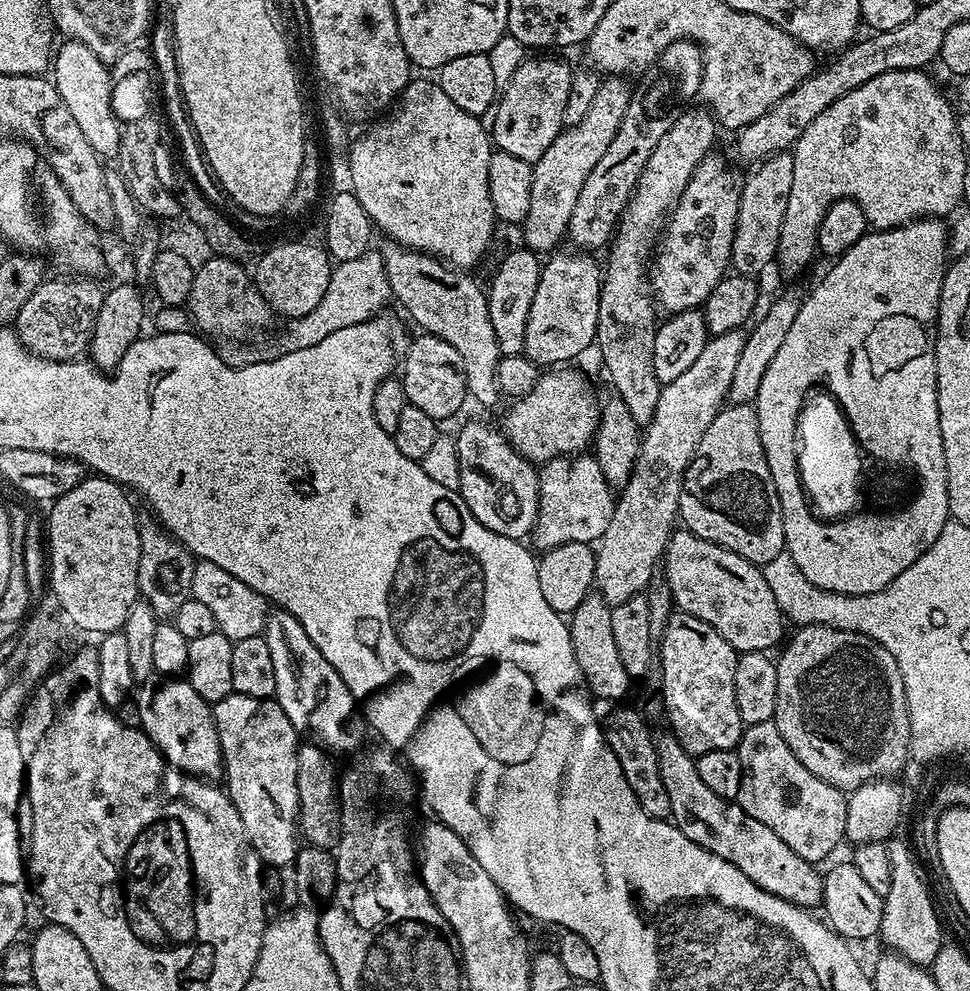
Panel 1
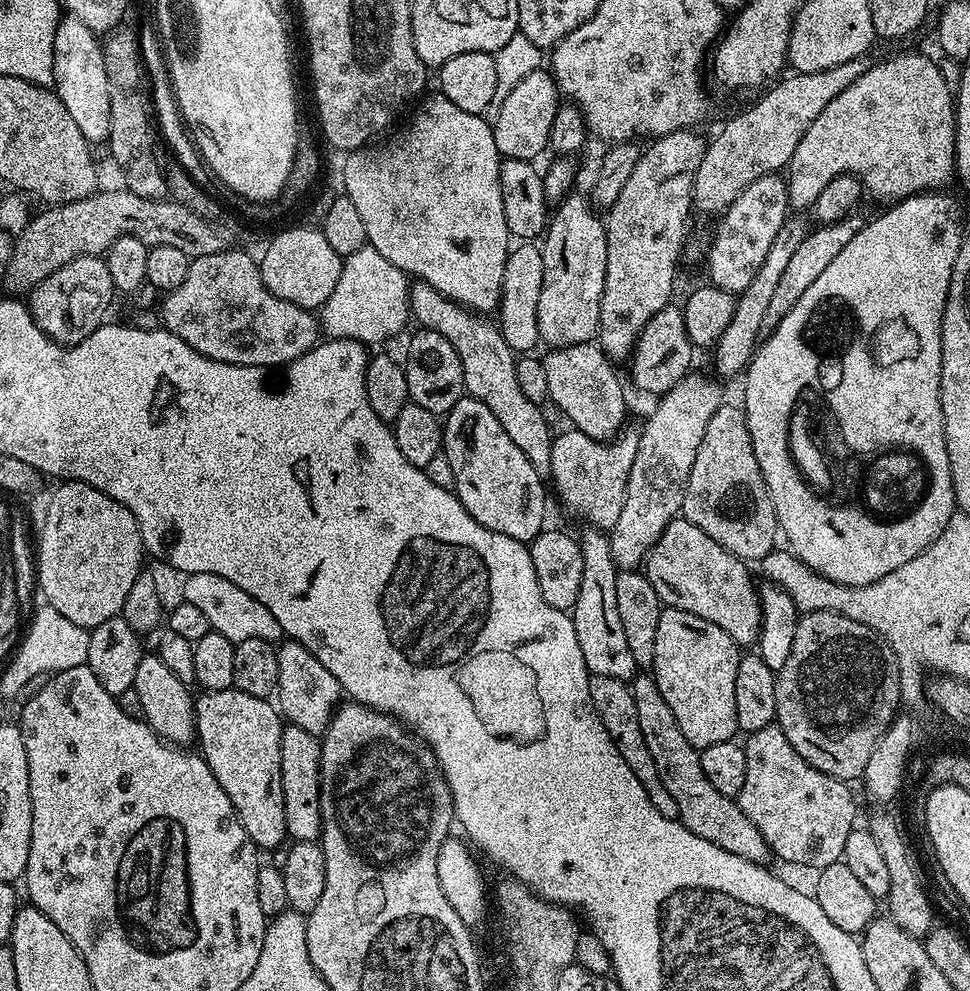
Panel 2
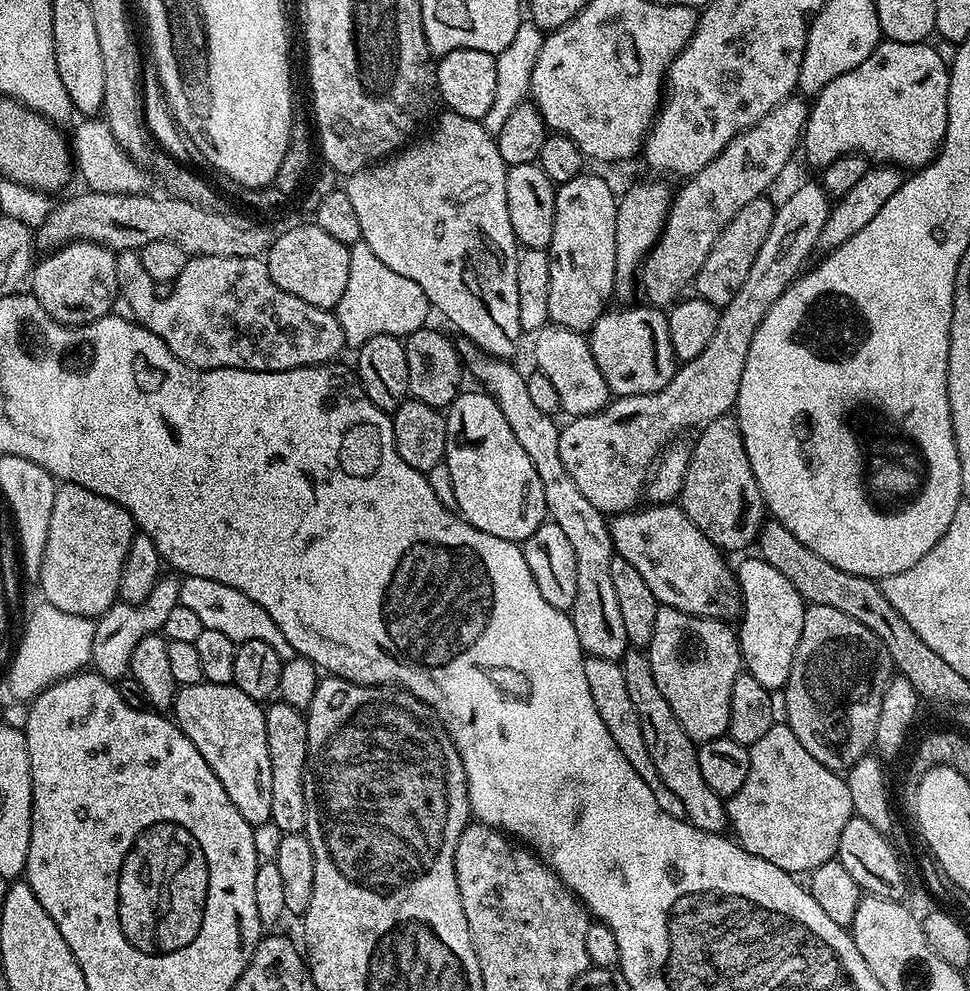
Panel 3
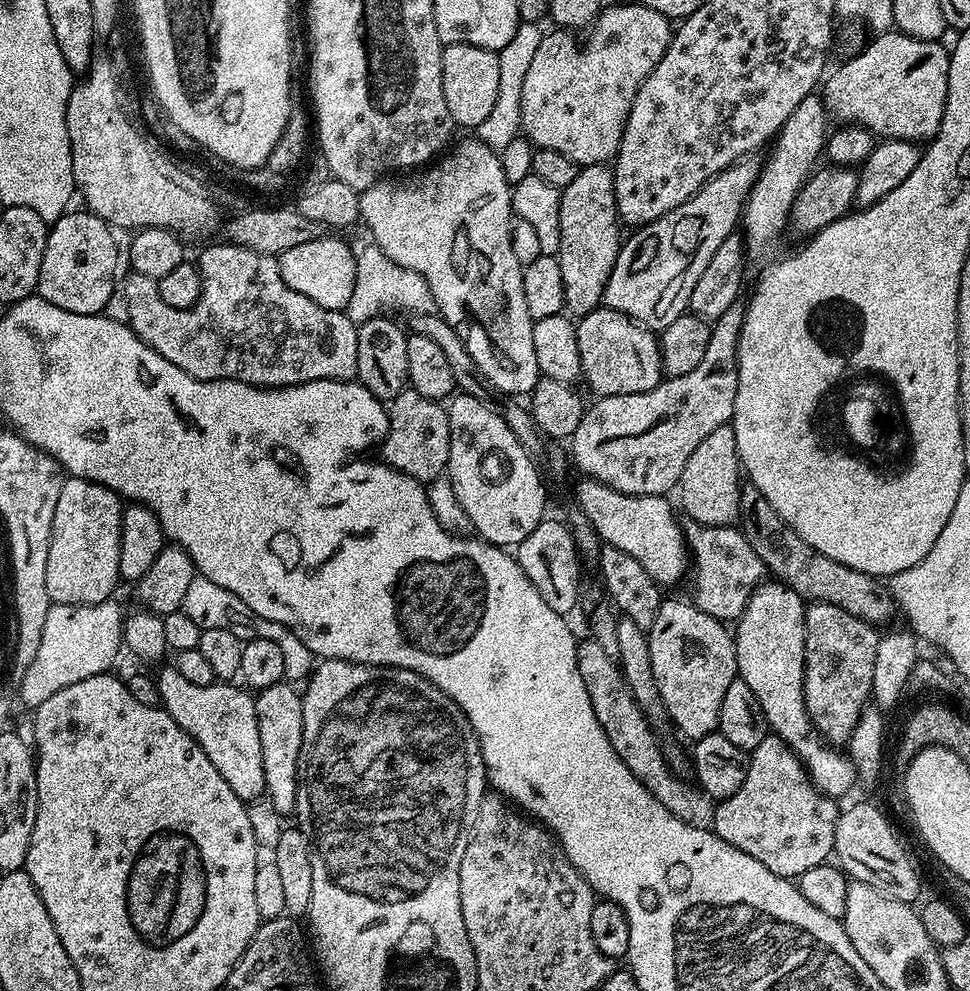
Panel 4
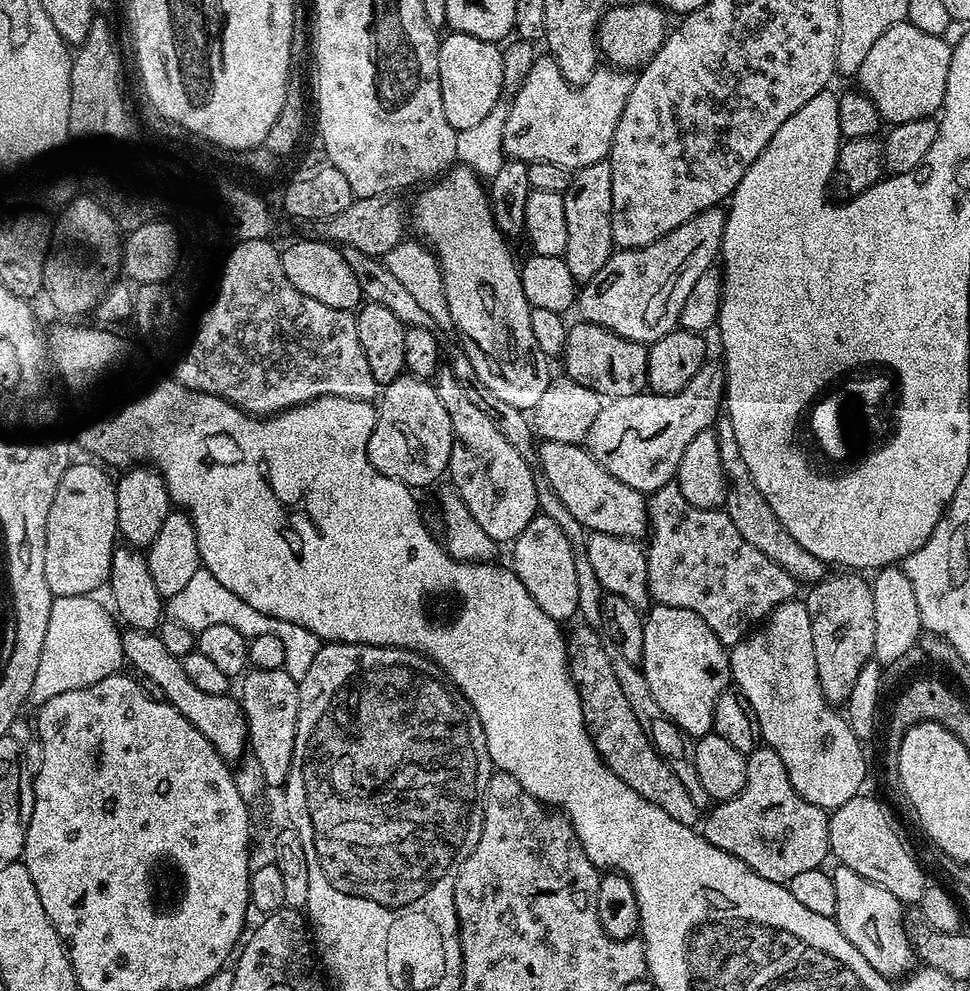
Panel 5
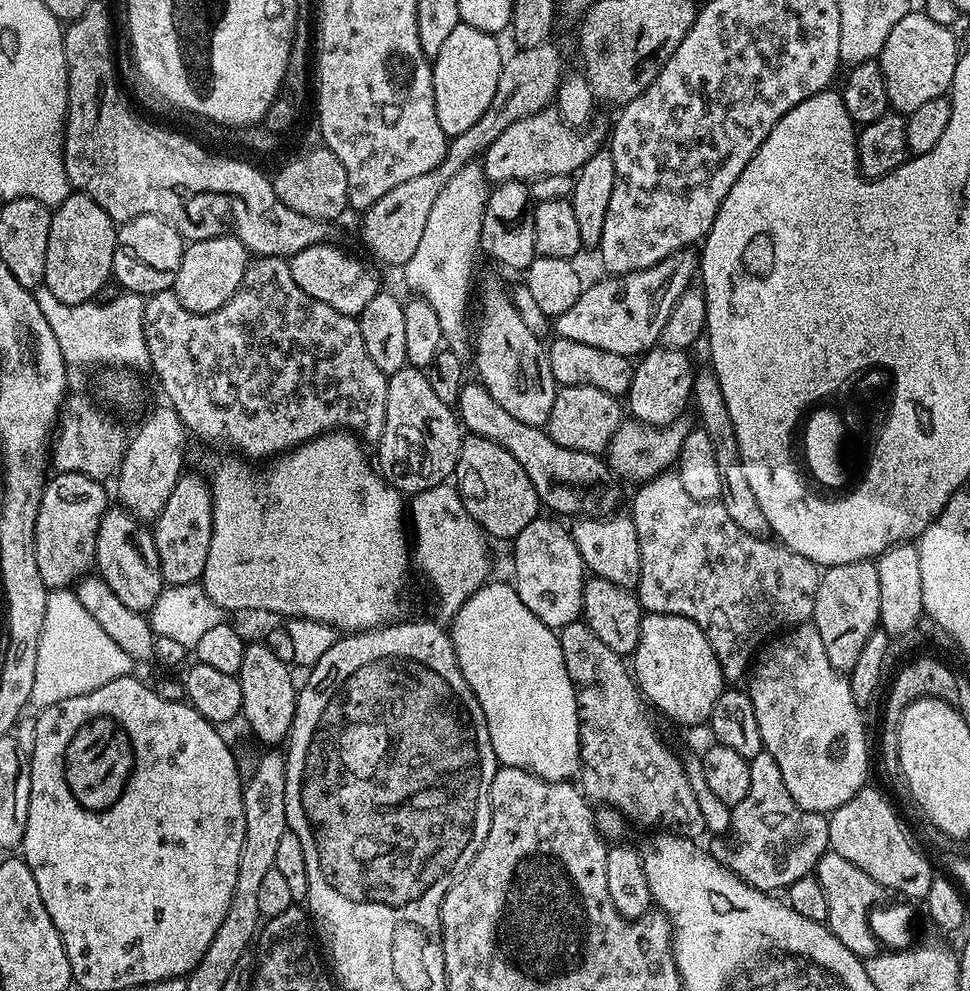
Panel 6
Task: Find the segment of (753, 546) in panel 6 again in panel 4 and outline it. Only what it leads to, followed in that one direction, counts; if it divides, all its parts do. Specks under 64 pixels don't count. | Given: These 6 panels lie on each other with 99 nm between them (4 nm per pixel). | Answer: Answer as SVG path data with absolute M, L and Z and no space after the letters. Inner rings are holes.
M688 520L683 525L684 541L690 553L690 581L696 607L715 620L735 622L746 610L752 591L765 579L766 569L762 558L754 554L739 527L711 528Z

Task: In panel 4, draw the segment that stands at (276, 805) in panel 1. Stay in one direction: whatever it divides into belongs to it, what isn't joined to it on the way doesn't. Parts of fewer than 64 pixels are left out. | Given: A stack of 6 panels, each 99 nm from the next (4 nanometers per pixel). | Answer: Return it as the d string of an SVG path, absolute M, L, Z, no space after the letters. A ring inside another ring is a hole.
M175 666L161 667L155 677L164 711L202 746L206 758L214 762L214 770L226 778L230 790L245 802L253 802L265 795L262 774L262 738L258 738L256 701L251 691L235 688L232 682L217 682L198 686L178 674Z

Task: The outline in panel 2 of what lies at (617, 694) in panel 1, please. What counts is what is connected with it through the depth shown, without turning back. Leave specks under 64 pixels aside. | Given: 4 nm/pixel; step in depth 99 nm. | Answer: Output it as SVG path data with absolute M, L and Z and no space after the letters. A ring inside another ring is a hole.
M584 526L578 532L582 550L582 586L578 586L578 598L570 609L574 622L574 634L578 634L578 646L586 662L589 673L604 678L618 678L628 682L637 675L634 654L626 643L626 633L622 630L622 617L618 615L618 594L616 578L618 569L612 557L612 542L607 531Z

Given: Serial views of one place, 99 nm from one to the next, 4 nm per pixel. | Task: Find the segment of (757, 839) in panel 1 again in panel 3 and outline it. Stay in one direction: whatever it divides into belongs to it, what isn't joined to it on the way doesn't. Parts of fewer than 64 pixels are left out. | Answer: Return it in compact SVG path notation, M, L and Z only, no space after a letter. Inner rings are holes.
M629 650L619 665L626 678L630 702L634 710L638 710L642 738L646 741L646 750L650 750L650 758L654 762L654 770L658 770L660 781L670 790L670 794L681 800L689 824L704 832L723 833L729 827L725 801L714 794L710 786L706 786L706 778L702 778L698 770L697 745L686 734L686 730L682 730L678 718L674 718L674 710L670 710L666 698L662 698L662 690L658 690L654 682L654 670L650 670L647 651Z

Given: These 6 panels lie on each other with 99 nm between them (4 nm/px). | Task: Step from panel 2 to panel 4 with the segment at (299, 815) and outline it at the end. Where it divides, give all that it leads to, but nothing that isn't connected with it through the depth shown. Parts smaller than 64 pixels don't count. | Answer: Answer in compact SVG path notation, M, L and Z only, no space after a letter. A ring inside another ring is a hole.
M281 682L274 686L266 686L255 693L256 717L258 718L258 738L262 738L262 774L264 775L264 791L266 800L272 803L272 808L282 815L291 817L296 810L296 775L298 774L298 750L302 750L302 706L301 693L295 692L293 685Z

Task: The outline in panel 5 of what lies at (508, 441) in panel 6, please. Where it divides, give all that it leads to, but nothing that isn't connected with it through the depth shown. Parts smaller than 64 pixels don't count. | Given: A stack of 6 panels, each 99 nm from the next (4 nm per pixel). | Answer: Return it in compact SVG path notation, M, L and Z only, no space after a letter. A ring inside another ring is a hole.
M543 441L538 448L538 464L544 469L550 486L562 503L582 522L589 533L601 532L615 536L644 538L649 535L648 502L645 493L618 482L610 470L606 470L592 457L587 447L566 442Z

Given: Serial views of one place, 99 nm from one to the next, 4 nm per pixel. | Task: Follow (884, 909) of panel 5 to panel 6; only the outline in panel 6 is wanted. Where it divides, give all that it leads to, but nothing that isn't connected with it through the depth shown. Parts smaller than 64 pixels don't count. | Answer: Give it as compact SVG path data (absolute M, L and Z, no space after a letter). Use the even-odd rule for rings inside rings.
M831 850L822 854L822 858L816 864L814 875L822 886L822 891L826 893L826 923L834 938L838 938L838 942L842 942L842 946L846 946L846 950L850 950L855 956L871 958L877 955L878 943L872 936L868 913L880 900L880 884L874 882L874 878L867 876L864 871L858 870L854 862L846 862L842 854Z

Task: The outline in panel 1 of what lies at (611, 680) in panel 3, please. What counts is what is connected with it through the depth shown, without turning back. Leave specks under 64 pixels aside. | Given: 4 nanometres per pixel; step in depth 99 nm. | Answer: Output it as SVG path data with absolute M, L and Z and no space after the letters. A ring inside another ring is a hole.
M596 700L592 709L596 719L600 721L600 729L604 731L606 742L610 750L614 750L614 758L618 758L622 774L626 774L626 782L630 782L630 790L634 790L634 798L638 798L642 810L646 810L650 818L668 820L672 815L670 794L666 794L666 786L662 783L654 732L648 729L649 721L643 715L640 717L630 705L628 702Z

